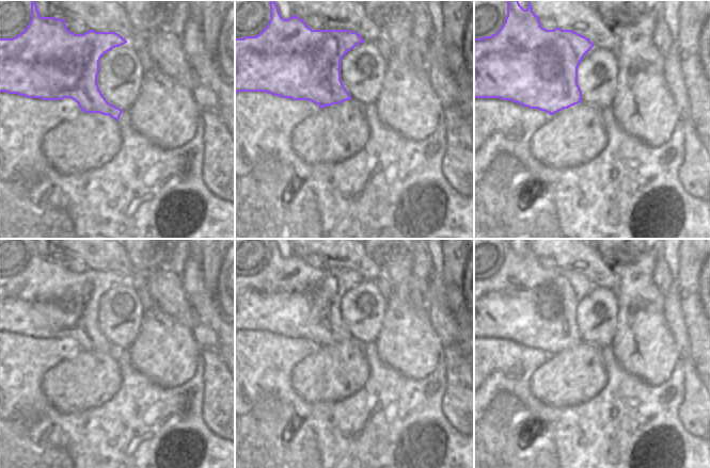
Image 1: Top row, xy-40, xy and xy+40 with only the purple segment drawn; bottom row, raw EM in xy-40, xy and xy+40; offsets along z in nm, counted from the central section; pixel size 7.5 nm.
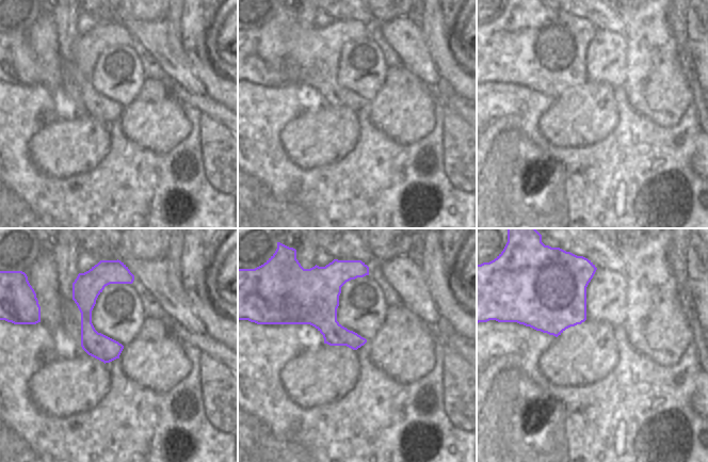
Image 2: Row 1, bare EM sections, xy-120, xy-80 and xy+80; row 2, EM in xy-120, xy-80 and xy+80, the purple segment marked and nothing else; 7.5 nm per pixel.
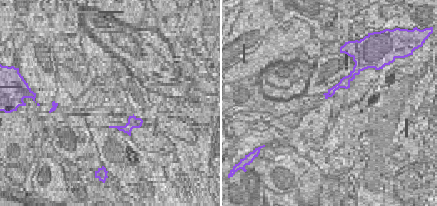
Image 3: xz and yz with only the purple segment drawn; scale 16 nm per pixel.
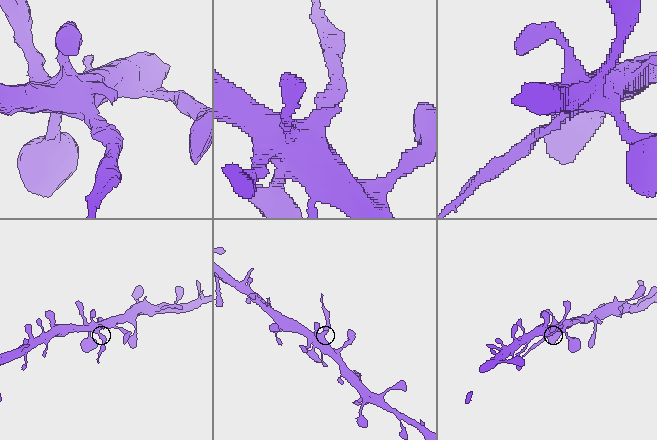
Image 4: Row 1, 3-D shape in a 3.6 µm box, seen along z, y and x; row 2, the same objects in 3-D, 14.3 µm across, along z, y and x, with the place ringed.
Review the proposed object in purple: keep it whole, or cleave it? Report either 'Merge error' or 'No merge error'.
Merge error

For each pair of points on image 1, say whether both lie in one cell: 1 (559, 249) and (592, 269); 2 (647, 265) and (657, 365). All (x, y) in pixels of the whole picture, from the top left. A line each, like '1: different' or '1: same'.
1: same
2: same

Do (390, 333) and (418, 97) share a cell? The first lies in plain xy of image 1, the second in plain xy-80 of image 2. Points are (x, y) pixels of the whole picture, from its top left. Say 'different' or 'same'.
same

